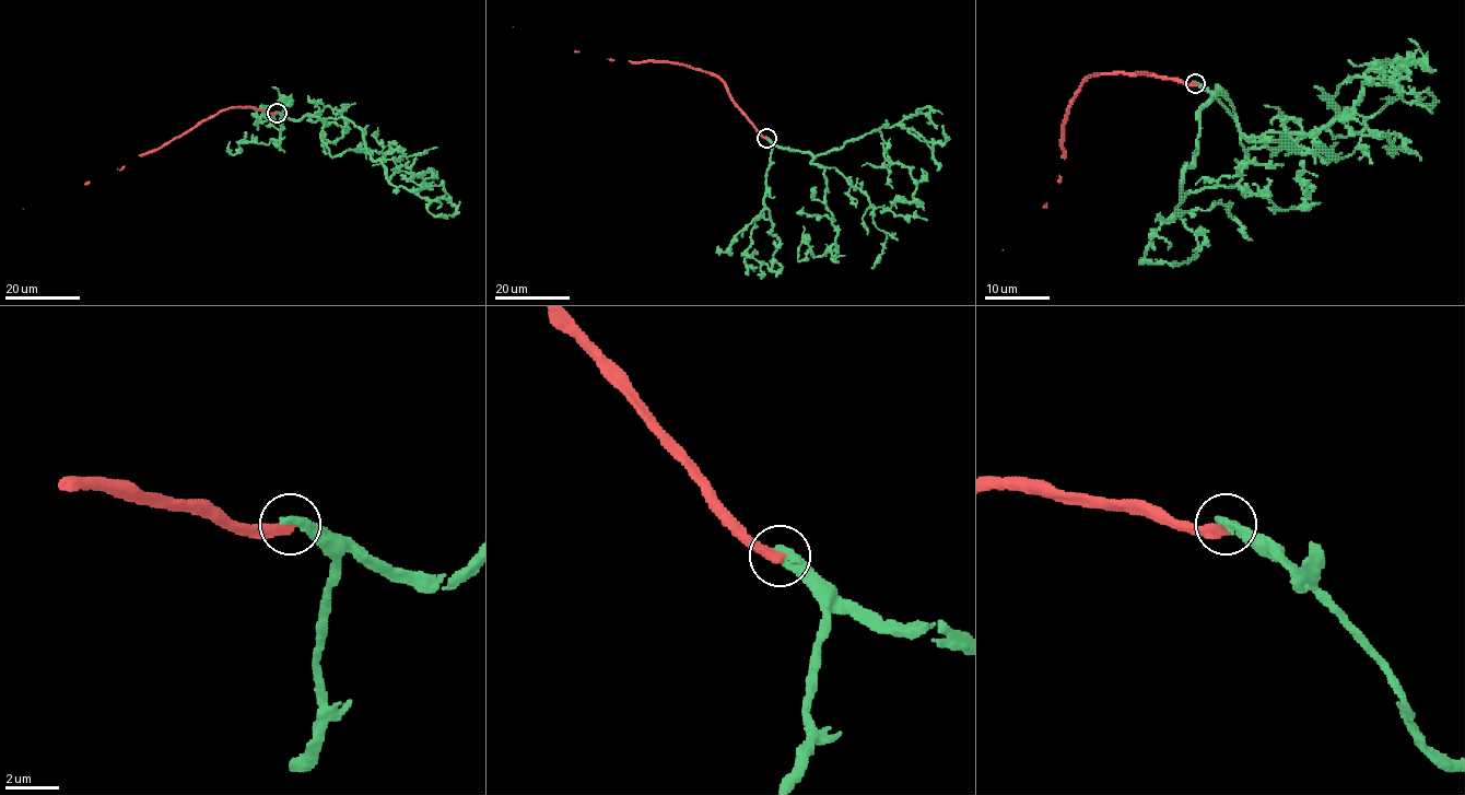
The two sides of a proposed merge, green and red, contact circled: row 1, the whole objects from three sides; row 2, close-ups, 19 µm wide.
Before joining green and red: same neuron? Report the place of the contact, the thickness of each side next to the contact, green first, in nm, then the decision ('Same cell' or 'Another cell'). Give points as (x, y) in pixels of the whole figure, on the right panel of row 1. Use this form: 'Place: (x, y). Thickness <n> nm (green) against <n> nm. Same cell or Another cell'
Place: (1195, 83). Thickness 400 nm (green) against 380 nm. Another cell

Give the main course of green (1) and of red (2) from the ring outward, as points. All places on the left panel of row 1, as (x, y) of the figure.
1: (277, 112), (293, 119), (349, 118), (388, 178), (395, 172), (414, 172), (426, 184), (415, 184), (407, 166)
2: (277, 112), (231, 106), (199, 121), (156, 149), (140, 154), (119, 171), (23, 209)

